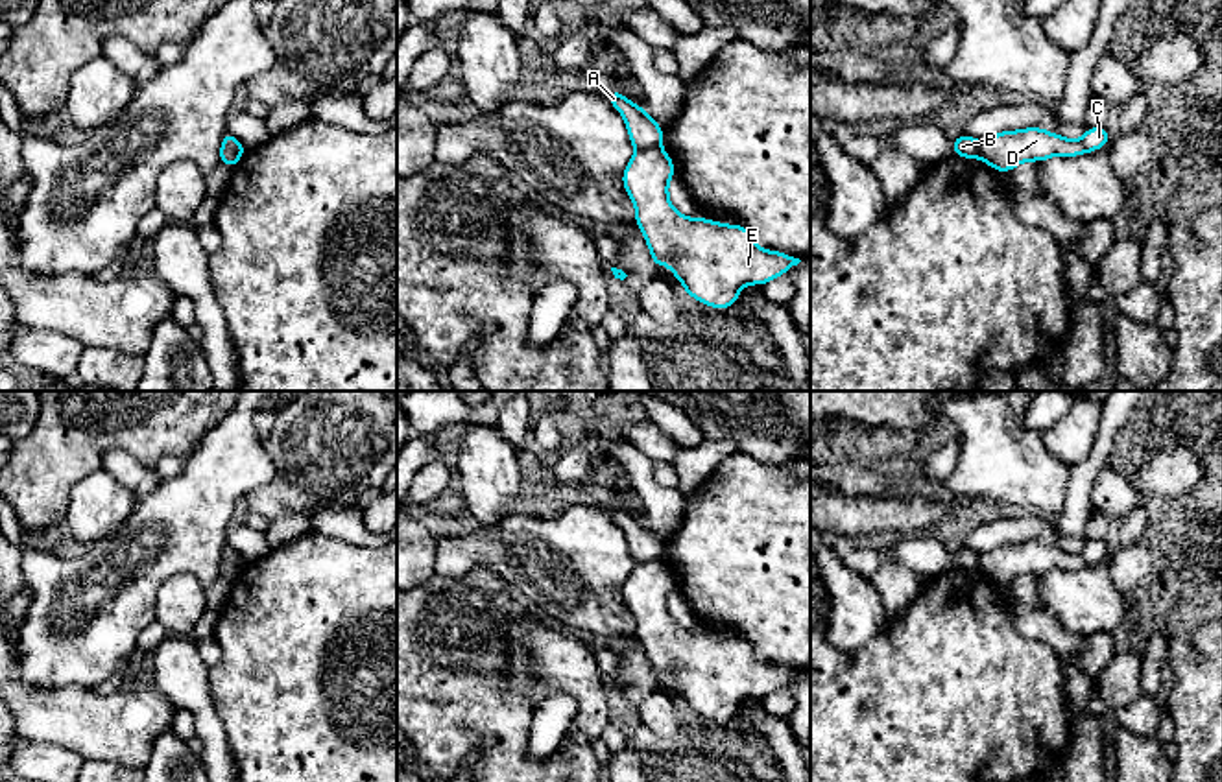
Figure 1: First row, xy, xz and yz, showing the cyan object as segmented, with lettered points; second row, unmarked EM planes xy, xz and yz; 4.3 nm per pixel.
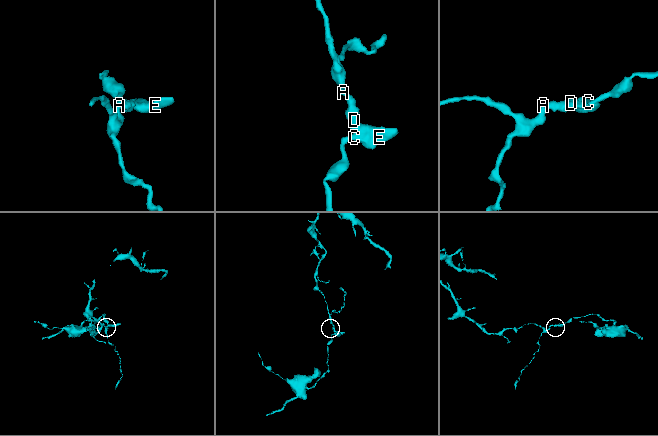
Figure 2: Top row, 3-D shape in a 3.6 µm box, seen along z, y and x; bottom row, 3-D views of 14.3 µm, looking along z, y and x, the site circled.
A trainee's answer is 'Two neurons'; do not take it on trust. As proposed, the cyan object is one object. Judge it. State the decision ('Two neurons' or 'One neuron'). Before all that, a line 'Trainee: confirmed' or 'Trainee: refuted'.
Trainee: confirmed
Two neurons

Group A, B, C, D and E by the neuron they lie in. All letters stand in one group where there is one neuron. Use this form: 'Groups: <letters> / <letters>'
Groups: A B / C D E

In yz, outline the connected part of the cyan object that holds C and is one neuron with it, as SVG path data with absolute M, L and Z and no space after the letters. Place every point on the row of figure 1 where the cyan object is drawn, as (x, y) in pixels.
M1043 127L1000 131L978 146L980 159L1000 172L1012 172L1026 160L1047 160L1054 155L1078 157L1104 148L1111 140L1106 127L1087 127L1080 140L1069 140Z

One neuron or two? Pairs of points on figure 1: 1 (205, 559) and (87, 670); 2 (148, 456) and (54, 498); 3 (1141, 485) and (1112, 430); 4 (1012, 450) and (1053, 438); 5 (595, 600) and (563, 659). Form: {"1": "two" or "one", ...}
{"1": "one", "2": "one", "3": "two", "4": "two", "5": "two"}

